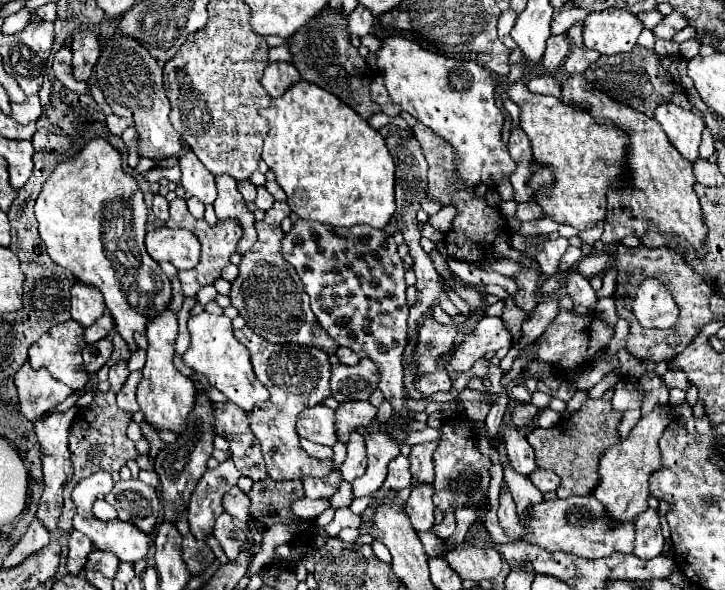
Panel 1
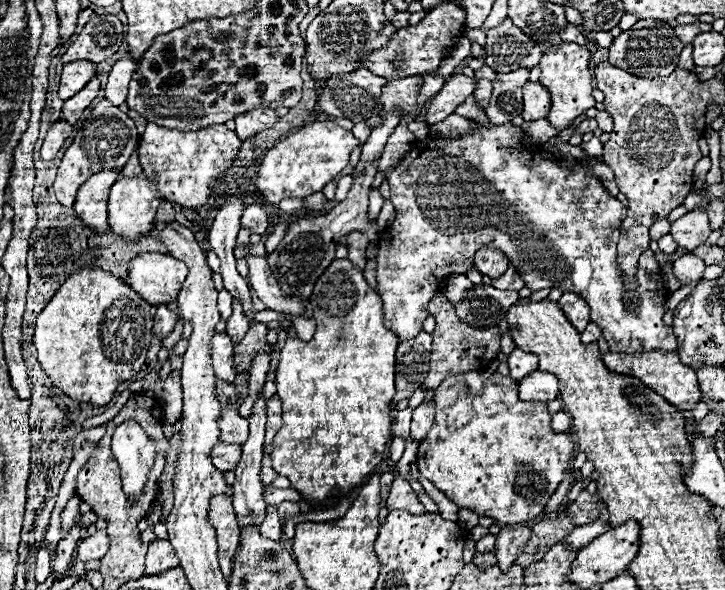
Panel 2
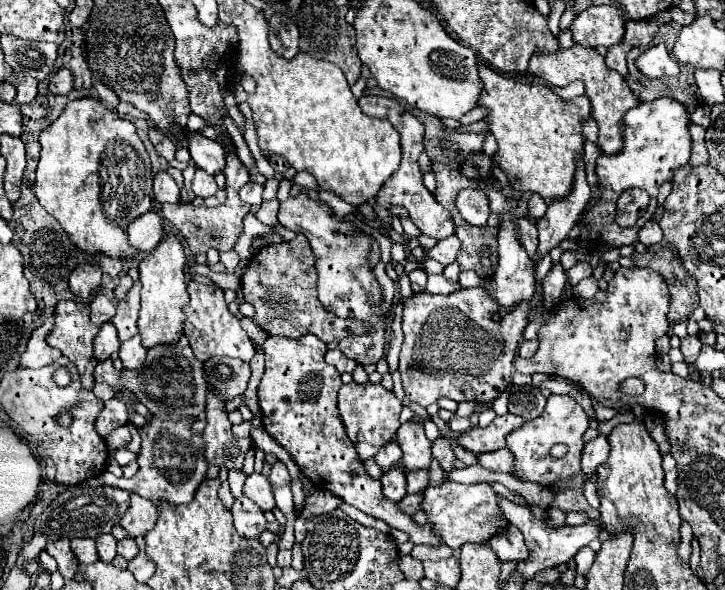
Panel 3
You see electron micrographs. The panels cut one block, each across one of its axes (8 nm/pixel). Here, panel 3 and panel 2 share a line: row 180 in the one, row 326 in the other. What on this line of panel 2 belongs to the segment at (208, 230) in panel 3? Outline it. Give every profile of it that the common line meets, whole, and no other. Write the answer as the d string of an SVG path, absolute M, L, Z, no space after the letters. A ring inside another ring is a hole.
M234 300L232 308L234 308L232 316L226 322L226 334L232 338L232 342L240 342L240 338L244 338L244 334L248 332L248 322L244 318L244 312L238 300Z

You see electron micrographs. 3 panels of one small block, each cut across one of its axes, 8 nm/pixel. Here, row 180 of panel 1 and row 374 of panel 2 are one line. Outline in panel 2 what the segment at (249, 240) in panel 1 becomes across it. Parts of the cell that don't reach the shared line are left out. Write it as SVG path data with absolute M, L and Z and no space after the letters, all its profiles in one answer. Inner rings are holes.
M216 334L214 336L214 348L212 348L212 360L216 368L216 378L222 382L234 382L234 344L228 338L228 334Z

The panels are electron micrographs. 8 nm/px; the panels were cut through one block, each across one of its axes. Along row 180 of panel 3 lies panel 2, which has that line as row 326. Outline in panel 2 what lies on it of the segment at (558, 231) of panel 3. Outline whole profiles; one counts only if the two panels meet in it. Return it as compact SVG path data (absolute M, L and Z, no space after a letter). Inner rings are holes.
M564 292L558 304L560 304L562 312L566 314L566 318L570 320L570 324L578 332L584 332L586 326L590 324L590 306L574 292Z

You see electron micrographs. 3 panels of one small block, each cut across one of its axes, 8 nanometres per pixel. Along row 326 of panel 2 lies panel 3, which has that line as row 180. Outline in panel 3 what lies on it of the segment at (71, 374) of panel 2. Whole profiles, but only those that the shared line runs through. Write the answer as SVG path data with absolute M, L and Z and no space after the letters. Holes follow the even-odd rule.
M80 98L68 102L66 110L60 114L56 122L52 122L40 134L40 162L36 168L34 194L42 208L50 212L68 234L70 242L90 256L104 254L112 260L132 260L138 258L140 250L128 244L126 228L138 216L146 214L152 208L152 168L148 152L142 140L136 134L136 126L110 112L102 102L92 98Z

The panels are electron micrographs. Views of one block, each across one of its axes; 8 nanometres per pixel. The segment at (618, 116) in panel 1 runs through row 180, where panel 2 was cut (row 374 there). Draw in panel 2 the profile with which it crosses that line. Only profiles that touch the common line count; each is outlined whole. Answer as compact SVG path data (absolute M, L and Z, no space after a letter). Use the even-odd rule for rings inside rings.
M608 352L608 354L604 354L604 364L610 372L628 374L628 376L642 380L656 394L664 396L672 406L676 406L680 410L694 410L696 404L700 402L700 388L698 388L696 372L688 364L682 364L682 360L676 352L668 352L668 354L662 354L662 352L642 352L642 354Z

